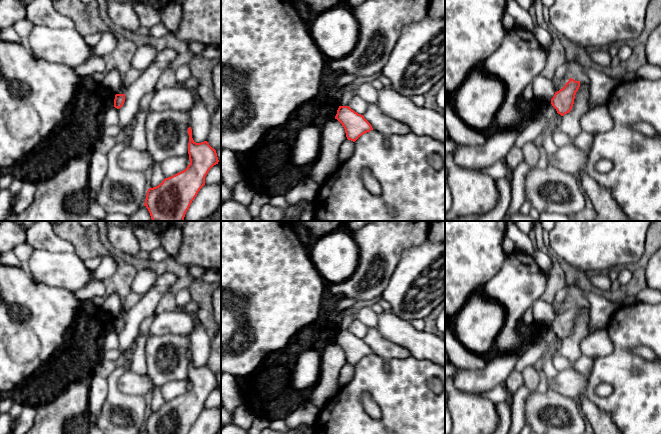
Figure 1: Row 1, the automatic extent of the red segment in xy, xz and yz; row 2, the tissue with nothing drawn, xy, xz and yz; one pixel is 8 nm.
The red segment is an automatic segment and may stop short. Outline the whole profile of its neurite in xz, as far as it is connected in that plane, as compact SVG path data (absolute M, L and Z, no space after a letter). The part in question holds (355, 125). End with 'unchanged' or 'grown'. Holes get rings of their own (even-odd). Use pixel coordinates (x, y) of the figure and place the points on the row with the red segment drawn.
M339 106L335 116L345 129L348 140L355 142L363 134L373 130L371 124L349 106Z; unchanged

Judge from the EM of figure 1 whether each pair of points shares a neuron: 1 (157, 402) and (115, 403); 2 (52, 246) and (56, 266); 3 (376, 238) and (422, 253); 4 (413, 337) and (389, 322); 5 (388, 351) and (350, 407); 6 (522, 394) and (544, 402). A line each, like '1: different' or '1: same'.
1: different
2: different
3: different
4: same
5: different
6: different

